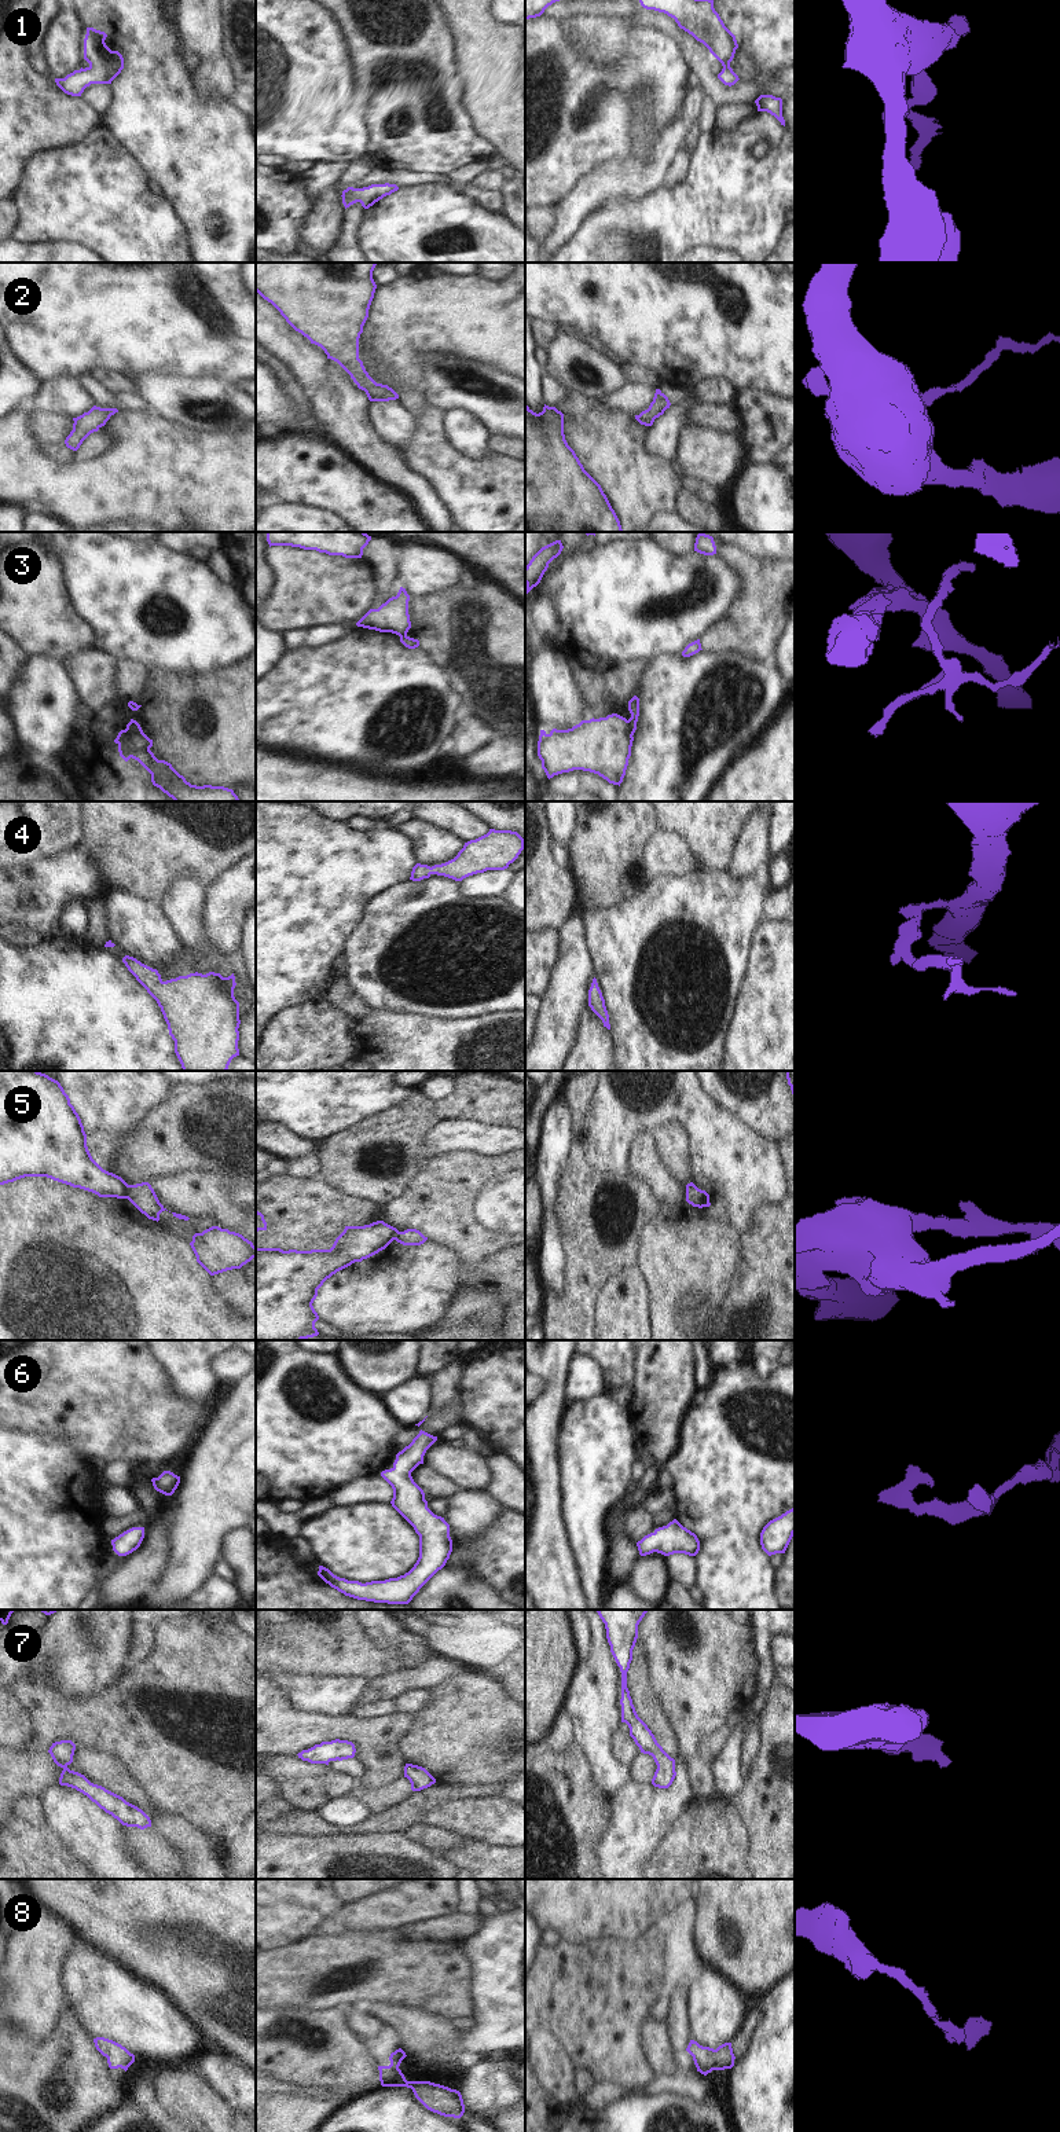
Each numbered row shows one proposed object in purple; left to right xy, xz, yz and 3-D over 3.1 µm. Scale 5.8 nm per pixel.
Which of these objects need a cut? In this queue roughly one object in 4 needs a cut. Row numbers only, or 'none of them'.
3, 5

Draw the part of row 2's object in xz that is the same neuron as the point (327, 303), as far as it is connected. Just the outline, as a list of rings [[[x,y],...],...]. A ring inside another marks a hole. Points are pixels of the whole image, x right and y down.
[[[256,263],[256,291],[271,302],[296,331],[320,346],[327,359],[337,362],[357,388],[366,392],[370,401],[389,401],[399,399],[399,395],[388,385],[377,384],[359,359],[359,338],[377,289],[373,279],[375,265],[377,263]]]

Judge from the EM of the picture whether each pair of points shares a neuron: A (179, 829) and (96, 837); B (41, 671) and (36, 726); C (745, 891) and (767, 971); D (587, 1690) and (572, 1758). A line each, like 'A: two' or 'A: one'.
A: one
B: one
C: two
D: two

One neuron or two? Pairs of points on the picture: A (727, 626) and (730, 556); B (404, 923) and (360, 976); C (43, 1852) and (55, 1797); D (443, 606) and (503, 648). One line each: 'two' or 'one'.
A: one
B: one
C: two
D: one

